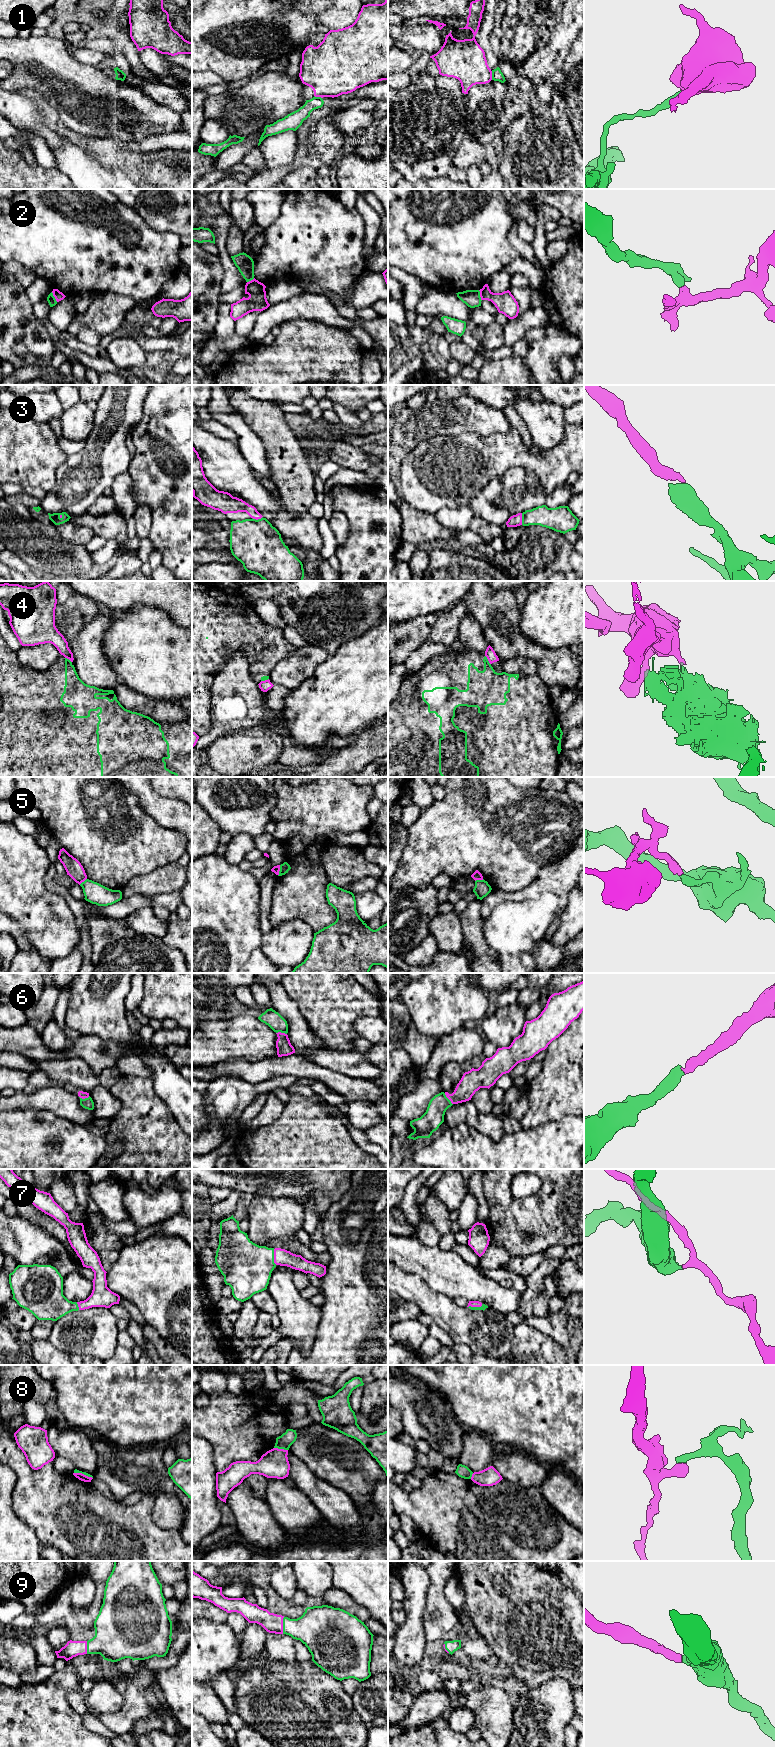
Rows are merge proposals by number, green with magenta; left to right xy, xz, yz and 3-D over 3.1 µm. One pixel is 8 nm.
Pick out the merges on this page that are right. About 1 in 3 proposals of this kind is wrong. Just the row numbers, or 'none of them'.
3, 6, 7, 9

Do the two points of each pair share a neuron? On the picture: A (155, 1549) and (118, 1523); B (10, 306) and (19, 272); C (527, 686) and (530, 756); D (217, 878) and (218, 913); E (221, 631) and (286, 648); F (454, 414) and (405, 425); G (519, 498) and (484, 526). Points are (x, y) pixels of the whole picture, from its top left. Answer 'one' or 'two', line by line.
A: one
B: two
C: one
D: one
E: one
F: one
G: two

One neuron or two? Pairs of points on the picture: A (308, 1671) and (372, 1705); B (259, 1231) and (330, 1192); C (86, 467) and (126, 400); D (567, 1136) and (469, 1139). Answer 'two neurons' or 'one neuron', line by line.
A: two neurons
B: two neurons
C: one neuron
D: one neuron

